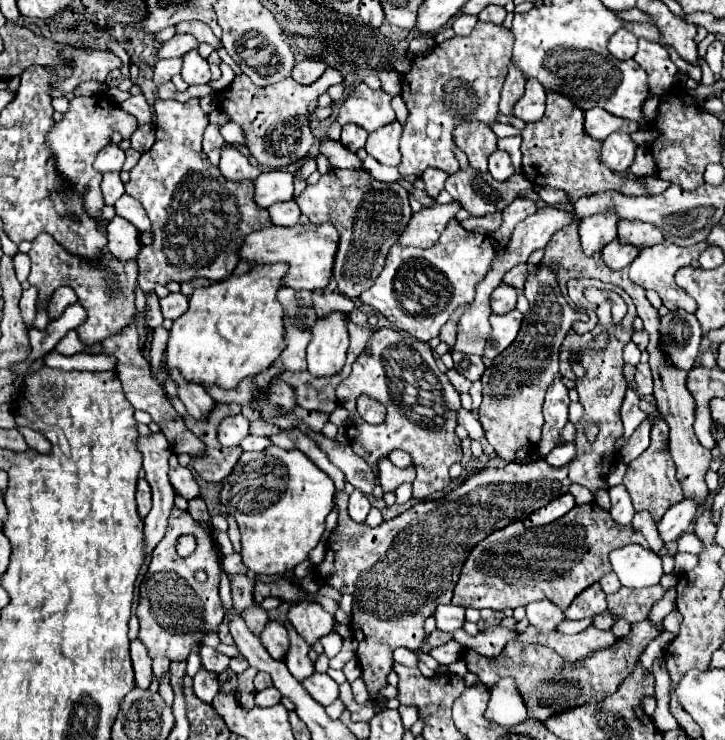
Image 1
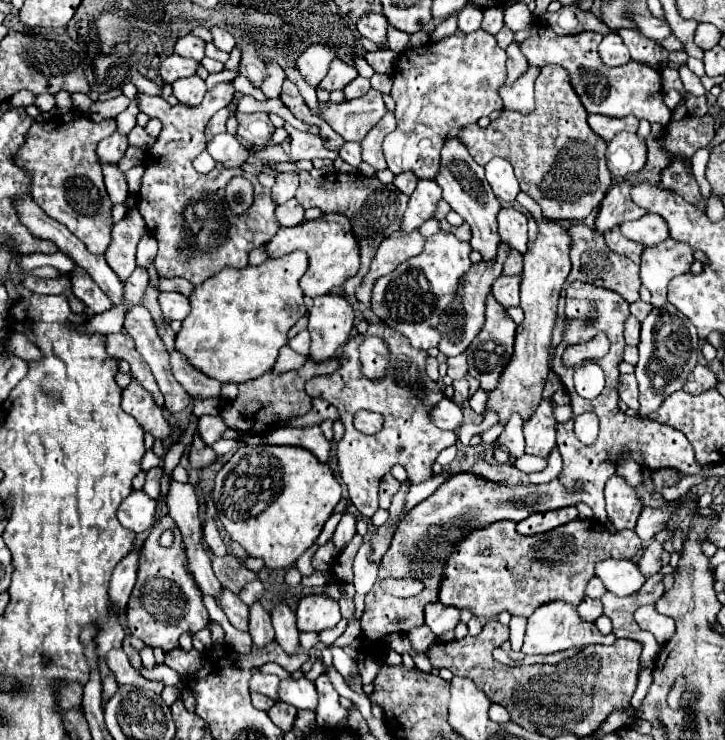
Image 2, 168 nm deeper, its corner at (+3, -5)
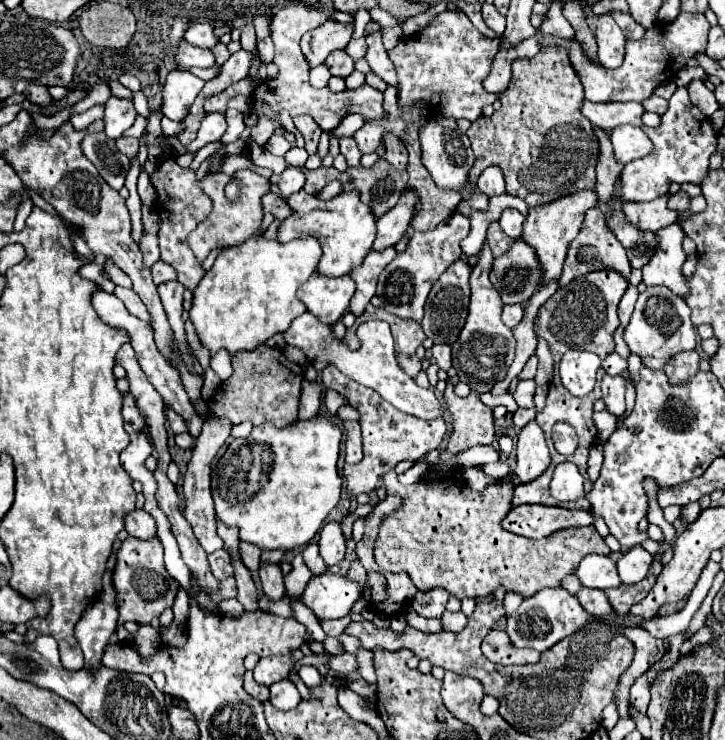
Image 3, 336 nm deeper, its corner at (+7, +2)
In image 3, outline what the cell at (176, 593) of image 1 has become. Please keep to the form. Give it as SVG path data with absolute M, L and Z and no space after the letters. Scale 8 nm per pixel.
M129 536L117 552L117 564L113 568L113 586L117 590L119 624L125 624L129 620L137 624L151 624L151 620L161 616L165 608L173 606L177 580L173 580L165 570L161 542L157 538L137 540Z

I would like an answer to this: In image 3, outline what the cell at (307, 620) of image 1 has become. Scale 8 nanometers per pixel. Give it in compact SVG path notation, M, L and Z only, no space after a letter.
M323 572L321 576L313 576L303 592L303 604L313 610L317 618L343 618L349 614L353 604L361 598L363 590L357 582L347 580L343 574L333 574L333 572Z

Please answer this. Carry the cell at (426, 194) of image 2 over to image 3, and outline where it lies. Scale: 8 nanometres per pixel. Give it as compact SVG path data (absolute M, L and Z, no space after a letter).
M407 190L399 198L399 202L377 220L377 238L373 242L373 250L385 250L401 240L413 218L415 202L417 202L417 194L413 190Z

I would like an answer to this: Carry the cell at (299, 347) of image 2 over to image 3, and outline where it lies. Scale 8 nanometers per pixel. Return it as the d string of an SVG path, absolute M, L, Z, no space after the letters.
M305 312L299 318L293 320L291 328L287 332L283 332L283 338L289 346L295 346L299 350L305 352L307 360L315 366L315 368L323 368L327 364L337 366L339 372L343 372L347 378L373 388L383 400L387 400L389 404L393 404L395 408L411 414L411 416L419 416L419 418L439 418L443 416L443 402L435 396L433 388L419 388L413 378L409 374L405 374L401 370L401 366L395 360L395 352L393 352L393 336L389 330L387 322L381 320L369 320L365 324L359 326L359 340L361 340L361 348L359 350L349 350L331 330L331 326L325 326L323 322L317 322L317 318L313 318L313 314Z

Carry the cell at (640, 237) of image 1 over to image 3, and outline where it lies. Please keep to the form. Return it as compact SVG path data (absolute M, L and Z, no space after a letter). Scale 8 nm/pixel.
M665 194L649 202L625 202L623 212L627 216L627 222L633 222L637 228L651 230L651 232L657 232L669 224L675 224L677 214L667 206L669 196L671 194Z

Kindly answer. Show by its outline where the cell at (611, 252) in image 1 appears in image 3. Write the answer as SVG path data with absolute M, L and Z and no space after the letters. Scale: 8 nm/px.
M615 212L607 220L607 224L615 232L615 236L623 244L623 248L627 250L631 268L643 268L649 262L649 258L653 256L653 250L657 248L655 232L639 230L637 226L625 222L625 214L623 212Z

